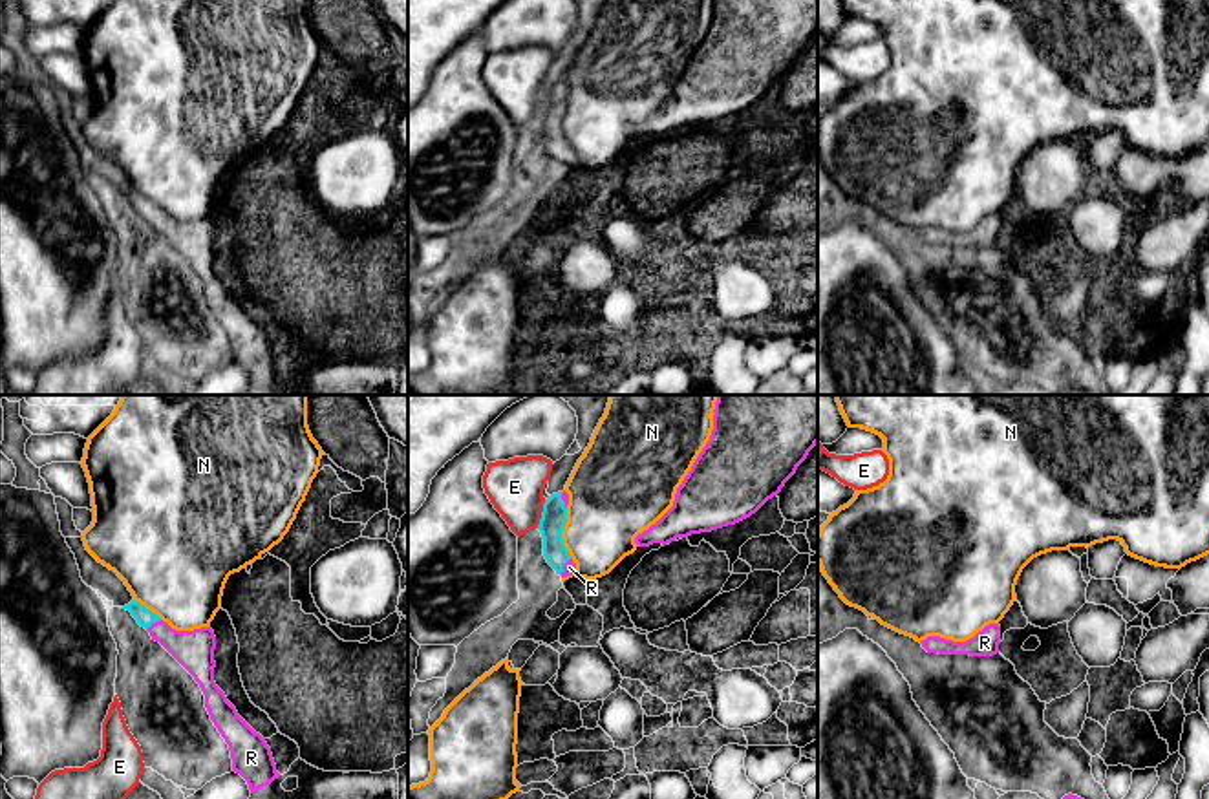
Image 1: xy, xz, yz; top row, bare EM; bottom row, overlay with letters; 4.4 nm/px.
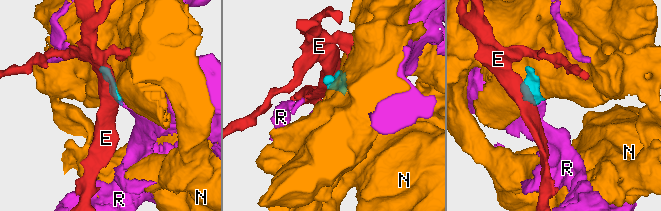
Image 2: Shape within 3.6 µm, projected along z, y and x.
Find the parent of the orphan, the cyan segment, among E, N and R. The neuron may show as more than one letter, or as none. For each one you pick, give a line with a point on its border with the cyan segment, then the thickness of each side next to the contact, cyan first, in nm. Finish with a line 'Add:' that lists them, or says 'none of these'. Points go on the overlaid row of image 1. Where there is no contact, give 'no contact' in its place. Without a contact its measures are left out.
R: contact xy (152, 622); calibres 80 and 180 nm
Add: R

